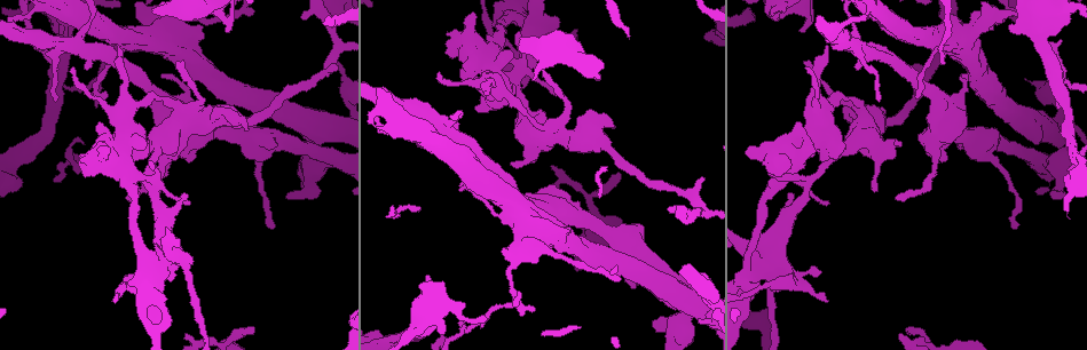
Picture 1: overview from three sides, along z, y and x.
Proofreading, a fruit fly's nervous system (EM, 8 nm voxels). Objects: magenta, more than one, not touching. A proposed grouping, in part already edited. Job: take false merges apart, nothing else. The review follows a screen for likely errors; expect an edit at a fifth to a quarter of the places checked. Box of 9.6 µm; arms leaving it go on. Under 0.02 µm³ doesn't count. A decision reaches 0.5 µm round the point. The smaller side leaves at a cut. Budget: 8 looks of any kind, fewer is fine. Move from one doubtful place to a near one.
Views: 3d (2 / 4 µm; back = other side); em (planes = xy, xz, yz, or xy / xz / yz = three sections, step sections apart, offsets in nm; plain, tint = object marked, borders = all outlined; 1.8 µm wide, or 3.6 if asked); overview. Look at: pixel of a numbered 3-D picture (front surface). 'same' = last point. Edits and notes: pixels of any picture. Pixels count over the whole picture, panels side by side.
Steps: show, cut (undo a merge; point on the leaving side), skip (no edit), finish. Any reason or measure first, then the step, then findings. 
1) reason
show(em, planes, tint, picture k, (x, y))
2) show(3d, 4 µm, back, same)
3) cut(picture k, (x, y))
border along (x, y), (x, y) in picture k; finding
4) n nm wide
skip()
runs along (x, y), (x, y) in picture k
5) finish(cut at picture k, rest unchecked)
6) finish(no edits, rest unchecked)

calibre changes
show(em, 3.6 µm, yz, step 8, tint, picture 1, (1027, 19))

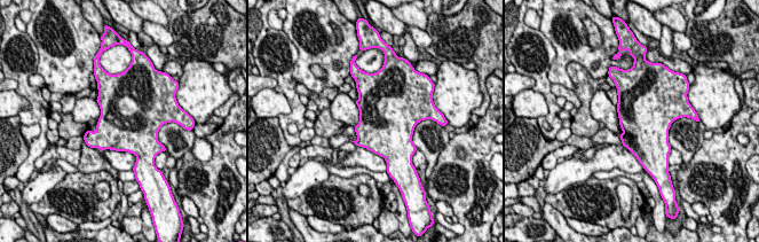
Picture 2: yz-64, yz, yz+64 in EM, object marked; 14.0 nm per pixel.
cut it another way
show(em, 3.6 µm, planes, tint, same)

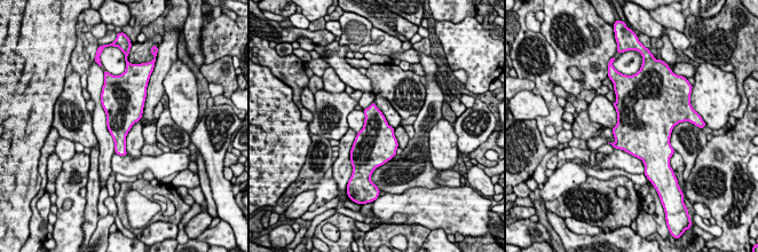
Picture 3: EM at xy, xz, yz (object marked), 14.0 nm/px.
skip()
all the same neuron

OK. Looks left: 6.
thick turns thin
show(em, 3.6 µm, planes, tint, picture 1, (525, 239))

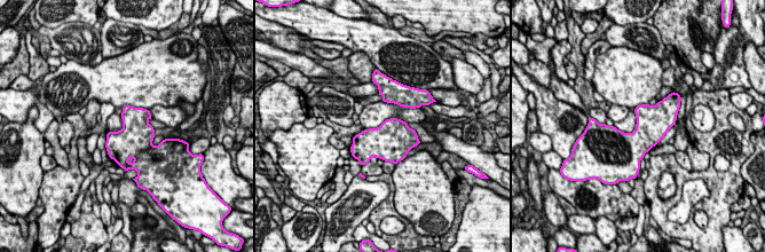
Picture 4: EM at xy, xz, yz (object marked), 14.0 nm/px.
400 nm wide
skip()
all the same neuron

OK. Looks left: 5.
calibre changes
show(em, 3.6 µm, xz, step 16, tint, picture 1, (981, 149))

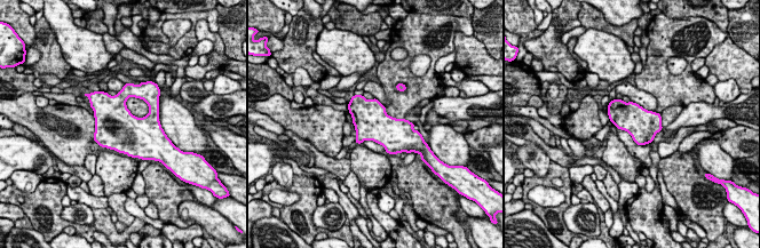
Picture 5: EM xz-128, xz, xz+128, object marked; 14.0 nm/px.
show(em, 3.6 µm, planes, tint, same)

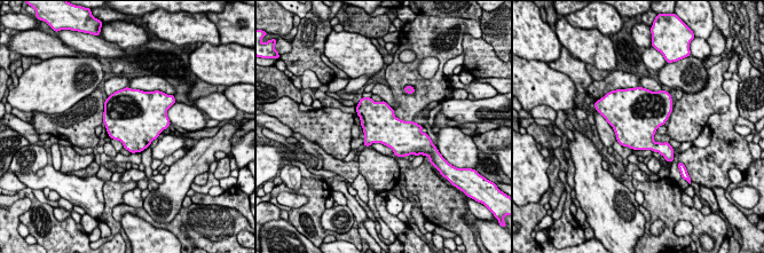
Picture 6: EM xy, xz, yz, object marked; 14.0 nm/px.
skip()
all the same neuron

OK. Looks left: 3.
finish(no edits, rest unchecked)

